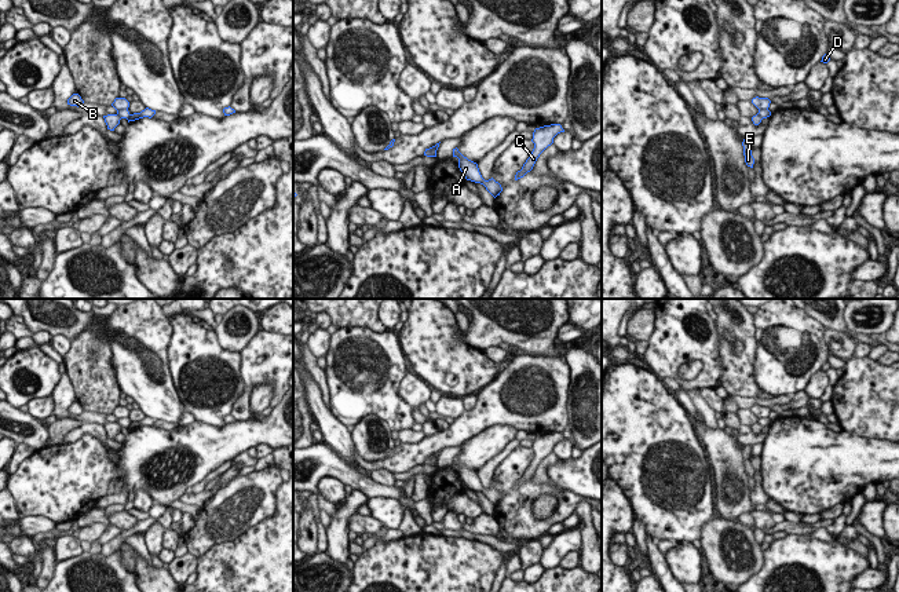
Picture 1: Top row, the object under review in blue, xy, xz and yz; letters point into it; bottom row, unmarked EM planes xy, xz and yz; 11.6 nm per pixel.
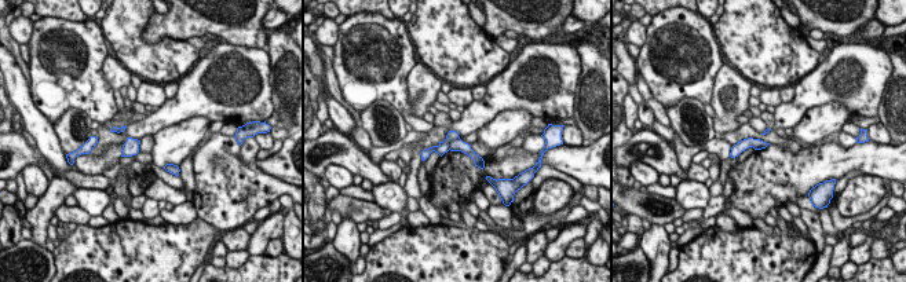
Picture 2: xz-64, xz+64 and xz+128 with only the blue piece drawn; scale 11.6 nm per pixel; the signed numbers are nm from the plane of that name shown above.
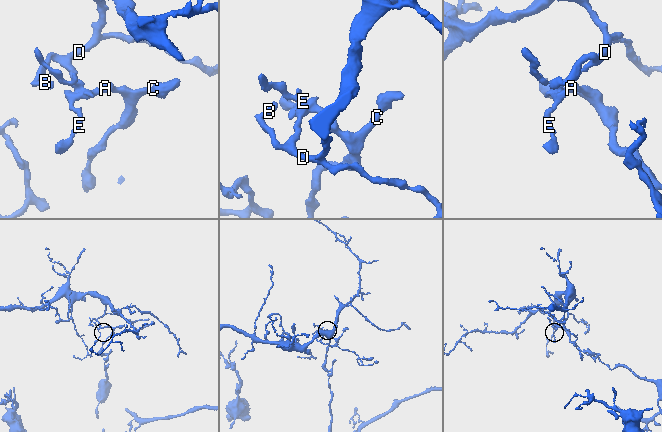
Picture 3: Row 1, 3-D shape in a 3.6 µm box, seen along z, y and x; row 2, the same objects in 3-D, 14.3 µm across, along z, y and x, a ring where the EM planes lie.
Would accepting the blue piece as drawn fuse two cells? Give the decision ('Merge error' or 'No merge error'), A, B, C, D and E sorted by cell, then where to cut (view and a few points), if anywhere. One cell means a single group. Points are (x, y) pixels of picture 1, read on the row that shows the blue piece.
Merge error. Groups: A C E / B D. Split along xy (127, 109), (117, 112).

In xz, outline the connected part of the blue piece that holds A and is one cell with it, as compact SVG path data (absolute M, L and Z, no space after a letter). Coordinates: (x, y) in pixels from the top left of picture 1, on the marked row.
M453 149L453 157L458 158L458 168L467 180L480 183L486 187L486 190L496 198L503 191L503 187L493 178L485 180L479 172L478 164L464 157L458 149Z

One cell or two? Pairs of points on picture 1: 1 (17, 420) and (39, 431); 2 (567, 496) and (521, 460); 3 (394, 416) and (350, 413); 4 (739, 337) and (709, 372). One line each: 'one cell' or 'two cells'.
1: one cell
2: one cell
3: one cell
4: two cells

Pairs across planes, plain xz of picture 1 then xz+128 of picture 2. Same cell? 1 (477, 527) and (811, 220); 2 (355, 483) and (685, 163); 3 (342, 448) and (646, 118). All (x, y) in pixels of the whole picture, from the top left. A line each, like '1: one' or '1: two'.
1: one
2: two
3: one

